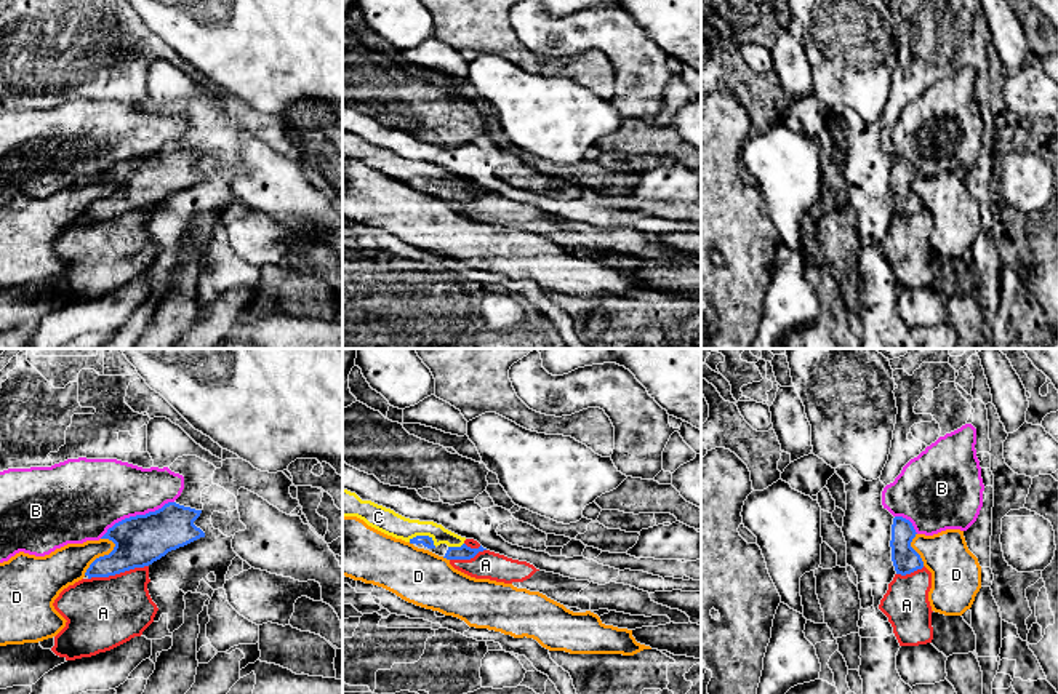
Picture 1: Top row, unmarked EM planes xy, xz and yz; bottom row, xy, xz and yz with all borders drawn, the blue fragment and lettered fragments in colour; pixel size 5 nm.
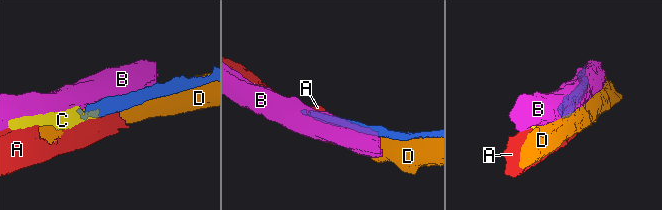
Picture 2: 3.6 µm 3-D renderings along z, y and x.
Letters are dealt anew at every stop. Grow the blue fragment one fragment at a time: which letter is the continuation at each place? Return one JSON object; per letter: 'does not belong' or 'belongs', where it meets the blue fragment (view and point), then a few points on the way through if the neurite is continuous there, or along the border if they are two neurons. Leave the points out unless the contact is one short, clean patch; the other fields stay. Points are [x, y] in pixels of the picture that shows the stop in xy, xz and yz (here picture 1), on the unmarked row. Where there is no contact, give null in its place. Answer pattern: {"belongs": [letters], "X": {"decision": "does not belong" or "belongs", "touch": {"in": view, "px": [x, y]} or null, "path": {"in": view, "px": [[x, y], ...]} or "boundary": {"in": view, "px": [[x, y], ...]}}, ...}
{"belongs": ["C"], "A": {"decision": "does not belong", "touch": {"in": "xy", "px": [117, 215]}, "boundary": {"in": "xy", "px": [[148, 207], [88, 221]]}}, "B": {"decision": "does not belong", "touch": {"in": "xy", "px": [136, 157]}}, "C": {"decision": "belongs", "touch": {"in": "xz", "px": [423, 178]}, "path": {"in": "xz", "px": [[426, 183], [423, 178], [378, 159]]}}, "D": {"decision": "does not belong", "touch": {"in": "xy", "px": [101, 199]}}}

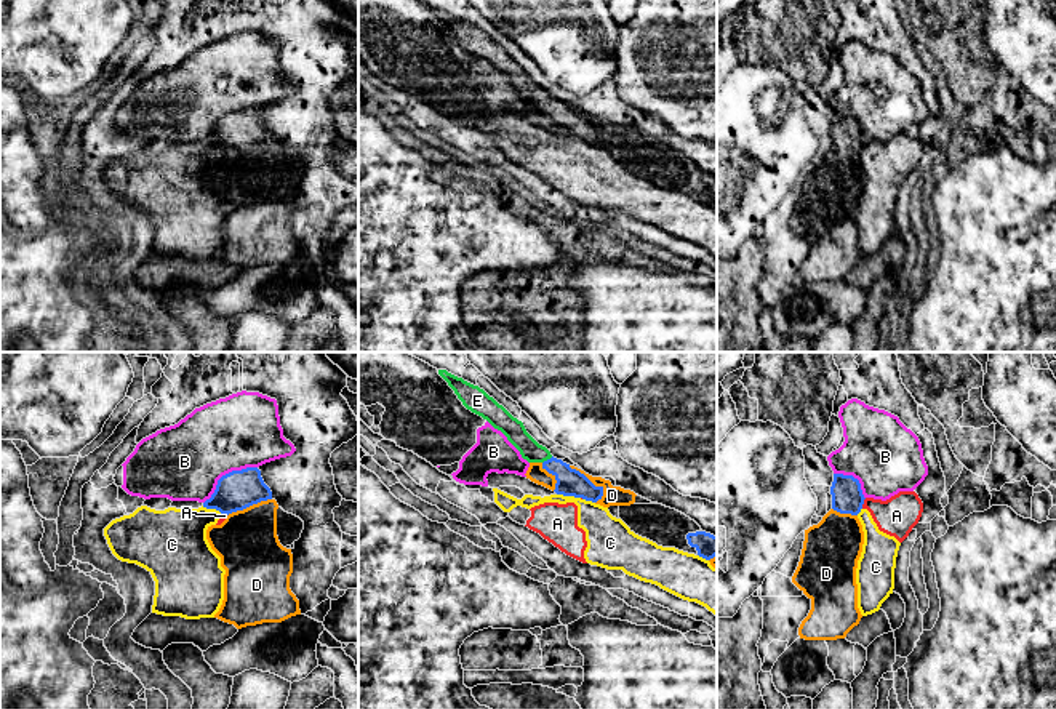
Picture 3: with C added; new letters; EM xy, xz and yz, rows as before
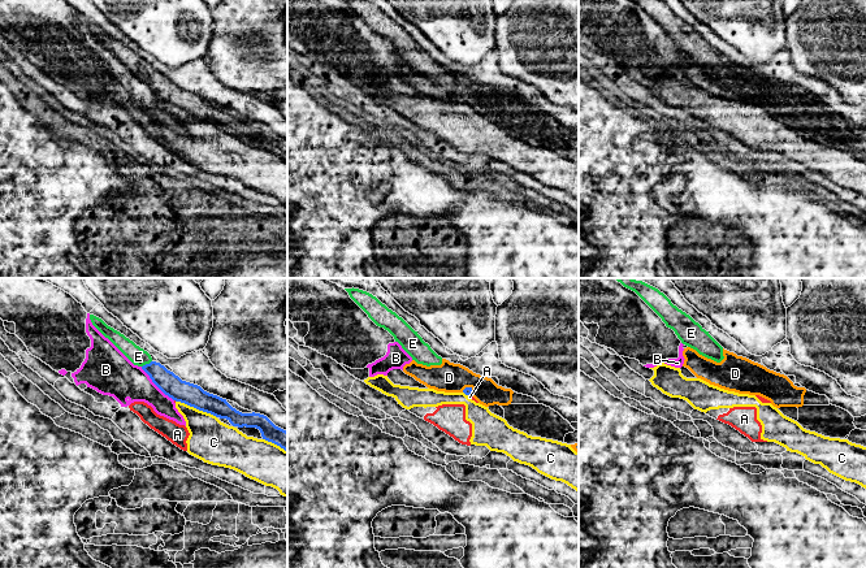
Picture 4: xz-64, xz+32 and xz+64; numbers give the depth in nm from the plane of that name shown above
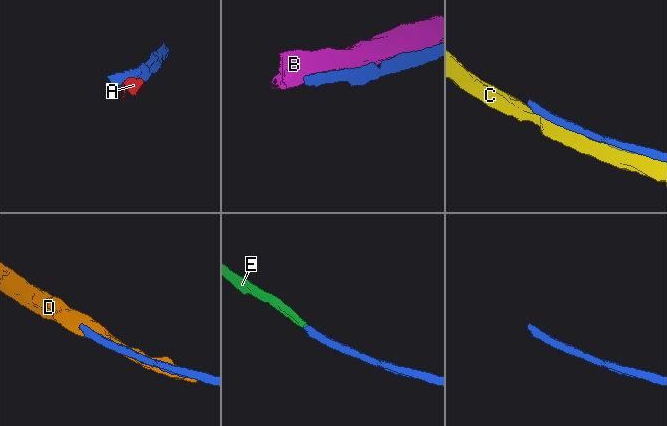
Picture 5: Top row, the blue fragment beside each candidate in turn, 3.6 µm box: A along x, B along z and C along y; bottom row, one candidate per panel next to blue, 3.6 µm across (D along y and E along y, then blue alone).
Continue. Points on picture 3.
{"belongs": ["E"], "A": {"decision": "does not belong", "touch": {"in": "yz", "px": [863, 144]}, "boundary": {"in": "yz", "px": [[866, 140], [861, 149]]}}, "B": {"decision": "does not belong", "touch": {"in": "xy", "px": [226, 116]}}, "C": {"decision": "does not belong", "touch": {"in": "xz", "px": [568, 136]}}, "D": {"decision": "does not belong", "touch": {"in": "xz", "px": [589, 122]}}, "E": {"decision": "belongs", "touch": {"in": "xz", "px": [548, 101]}, "path": {"in": "xz", "px": [[570, 124], [548, 101], [536, 95], [514, 71]]}}}

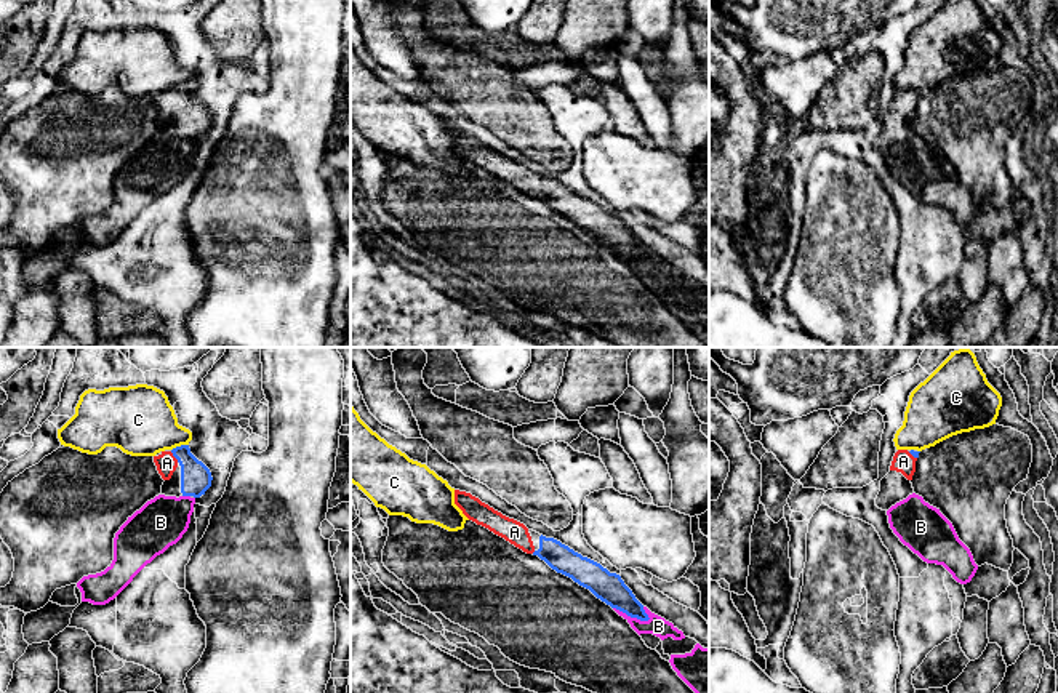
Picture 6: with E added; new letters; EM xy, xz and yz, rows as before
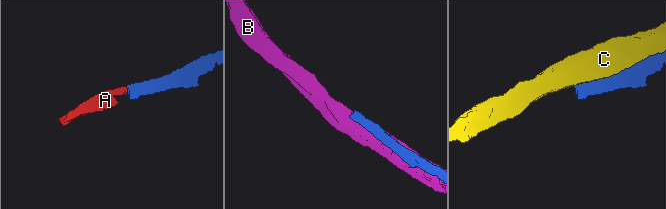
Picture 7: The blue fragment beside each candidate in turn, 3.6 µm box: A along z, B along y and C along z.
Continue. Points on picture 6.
{"belongs": ["A"], "A": {"decision": "belongs", "touch": {"in": "xy", "px": [173, 96]}, "path": {"in": "xy", "px": [[196, 120], [192, 111], [173, 96], [167, 104]]}}, "B": {"decision": "does not belong", "touch": {"in": "xz", "px": [633, 258]}}, "C": {"decision": "does not belong", "touch": {"in": "xy", "px": [181, 87]}}}

